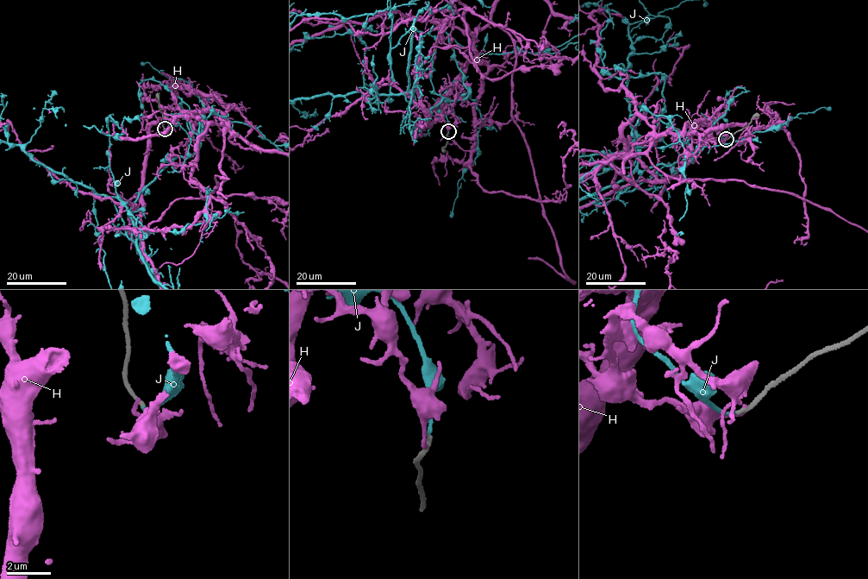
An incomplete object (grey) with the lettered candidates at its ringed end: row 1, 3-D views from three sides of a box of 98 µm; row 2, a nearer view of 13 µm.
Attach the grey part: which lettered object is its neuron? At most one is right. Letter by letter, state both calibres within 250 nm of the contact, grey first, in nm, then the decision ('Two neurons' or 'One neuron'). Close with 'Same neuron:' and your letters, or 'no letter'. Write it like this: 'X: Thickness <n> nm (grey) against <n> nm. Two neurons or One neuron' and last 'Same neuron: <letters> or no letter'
H: Thickness 200 nm (grey) against 160 nm. Two neurons
J: Thickness 170 nm (grey) against 140 nm. One neuron
Same neuron: J

